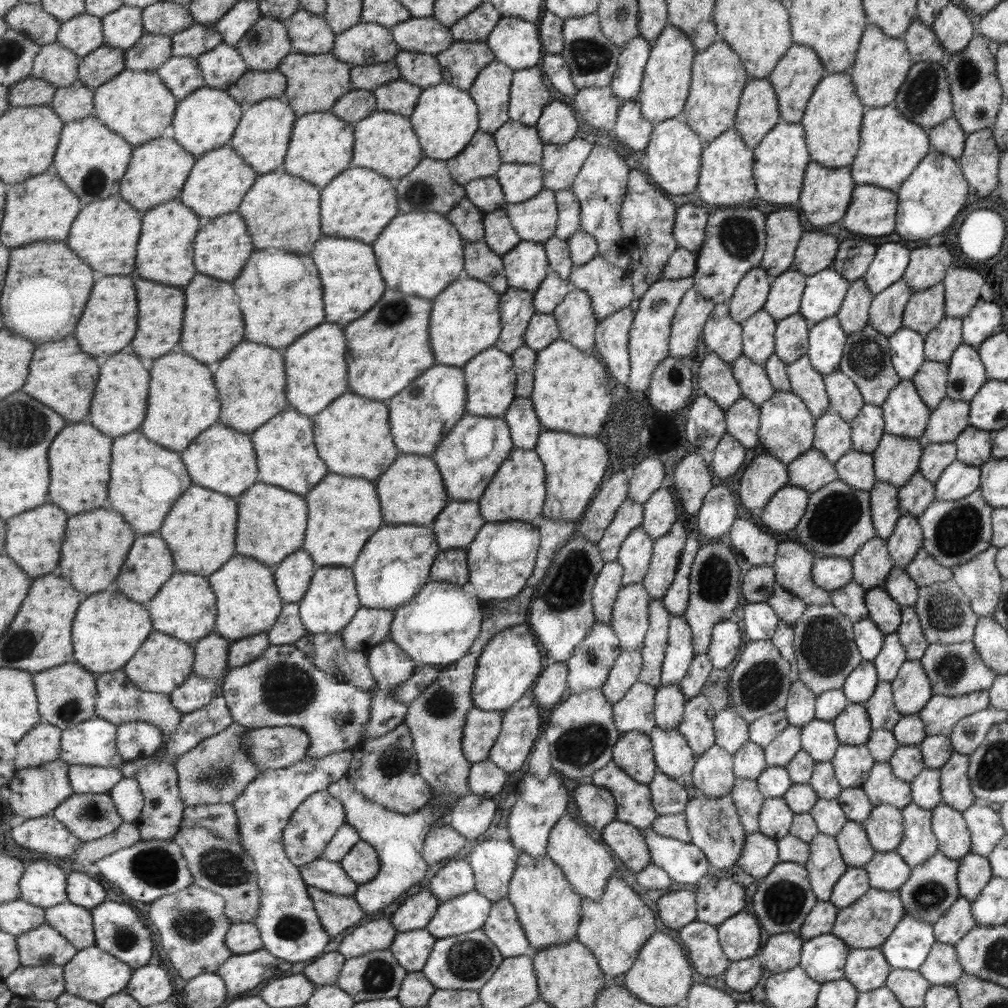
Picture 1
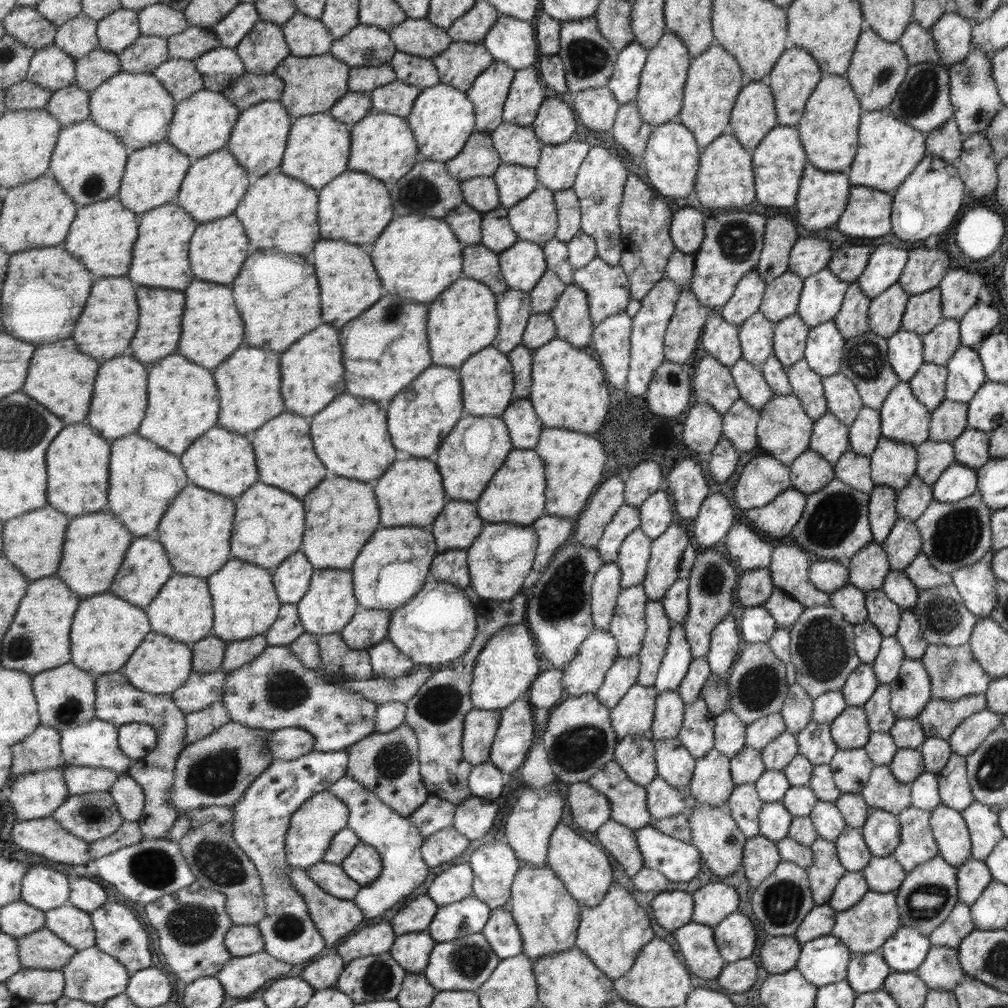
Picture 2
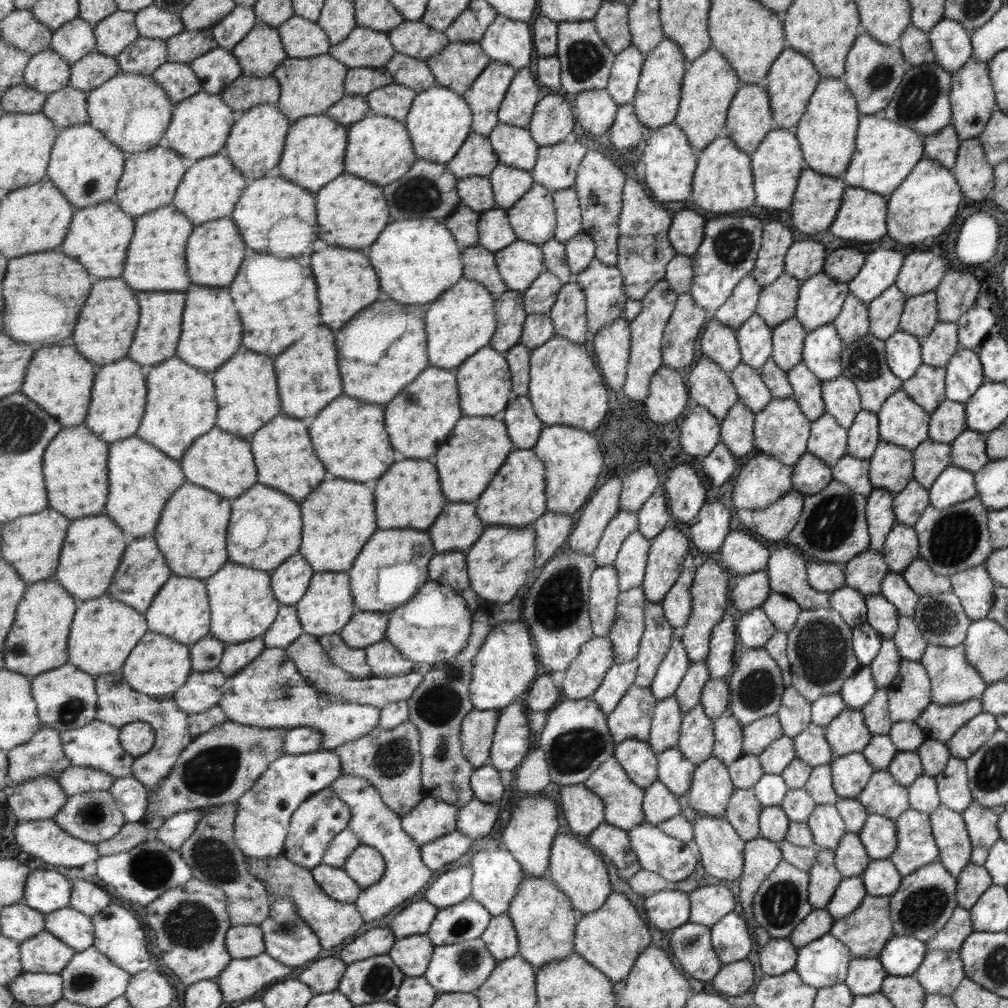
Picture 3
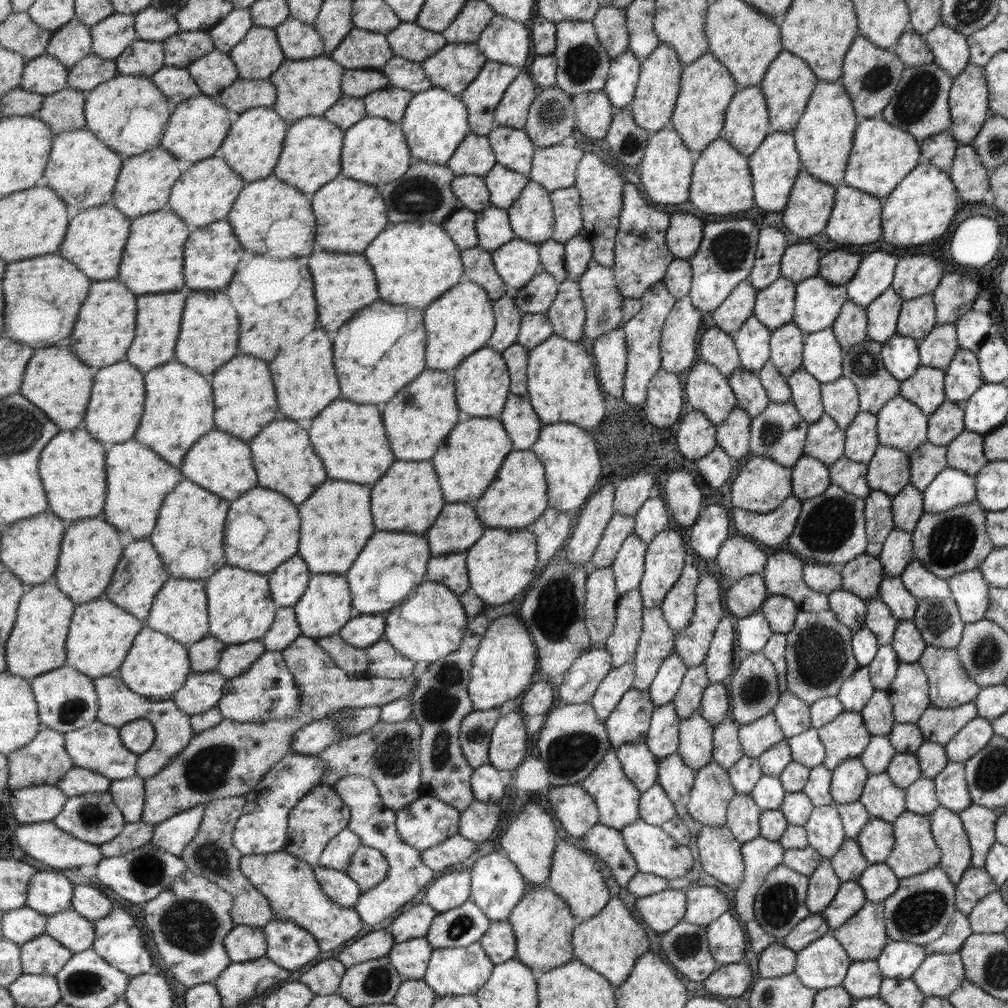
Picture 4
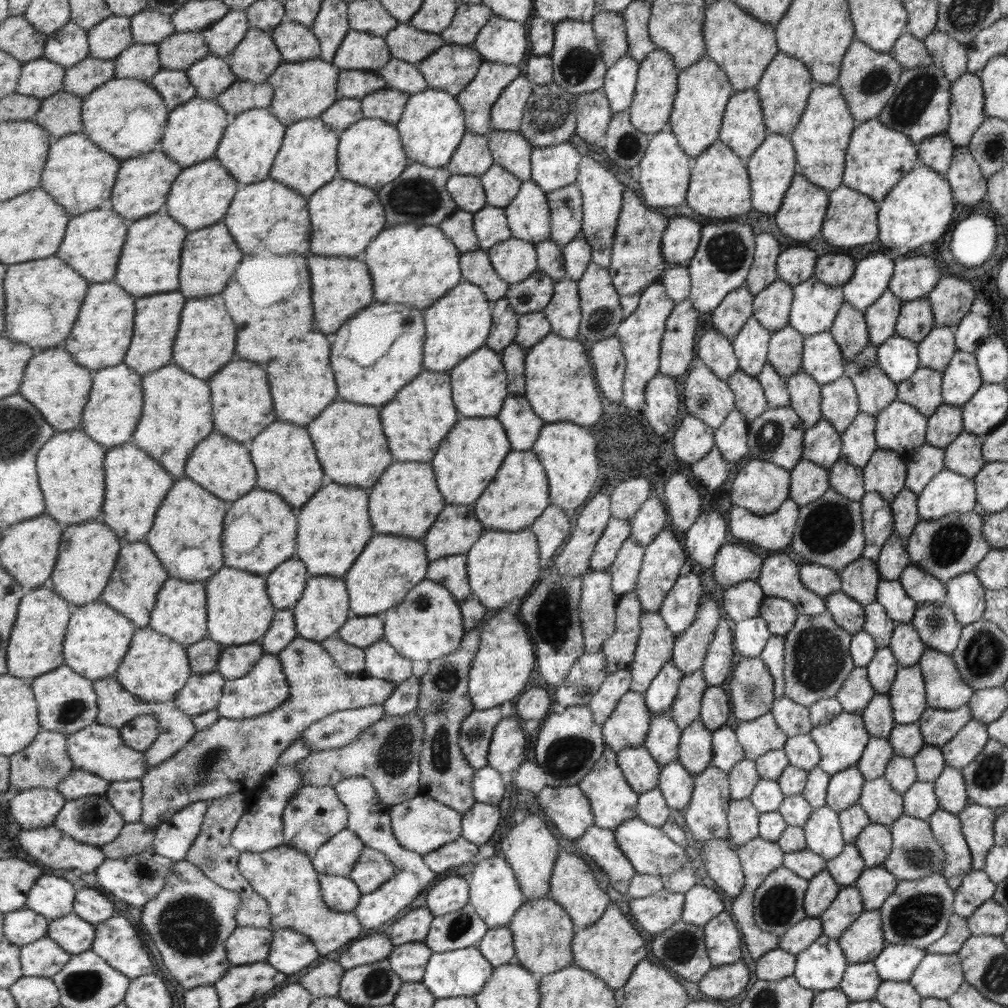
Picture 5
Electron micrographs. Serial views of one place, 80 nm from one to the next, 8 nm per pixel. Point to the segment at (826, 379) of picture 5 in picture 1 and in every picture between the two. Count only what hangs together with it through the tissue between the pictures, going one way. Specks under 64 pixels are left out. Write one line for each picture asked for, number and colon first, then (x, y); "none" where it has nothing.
1: (826, 338)
2: (823, 345)
3: (821, 349)
4: (821, 355)

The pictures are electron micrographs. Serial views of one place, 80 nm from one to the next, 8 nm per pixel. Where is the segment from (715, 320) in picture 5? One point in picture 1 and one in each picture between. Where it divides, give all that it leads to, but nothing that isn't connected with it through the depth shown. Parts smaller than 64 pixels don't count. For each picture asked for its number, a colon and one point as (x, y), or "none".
1: (752, 291)
2: (749, 293)
3: (742, 304)
4: (738, 307)

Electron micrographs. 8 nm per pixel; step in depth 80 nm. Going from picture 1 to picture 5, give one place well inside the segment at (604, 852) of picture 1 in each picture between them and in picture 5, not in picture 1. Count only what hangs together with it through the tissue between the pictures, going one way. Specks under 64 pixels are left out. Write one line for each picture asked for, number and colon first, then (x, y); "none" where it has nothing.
2: (585, 869)
3: (580, 872)
4: (576, 876)
5: (573, 885)

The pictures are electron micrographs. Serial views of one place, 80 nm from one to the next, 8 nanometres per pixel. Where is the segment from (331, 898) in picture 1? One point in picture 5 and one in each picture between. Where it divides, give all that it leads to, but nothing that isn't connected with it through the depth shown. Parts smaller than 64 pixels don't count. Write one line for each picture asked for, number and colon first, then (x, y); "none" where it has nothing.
2: (336, 918)
3: (334, 921)
4: (290, 884)
5: (286, 877)

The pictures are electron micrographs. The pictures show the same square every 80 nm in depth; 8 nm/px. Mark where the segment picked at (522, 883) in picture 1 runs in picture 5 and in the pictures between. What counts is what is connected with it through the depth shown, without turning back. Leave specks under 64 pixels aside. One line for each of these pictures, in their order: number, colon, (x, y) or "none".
2: (549, 917)
3: (546, 922)
4: (544, 924)
5: (543, 931)

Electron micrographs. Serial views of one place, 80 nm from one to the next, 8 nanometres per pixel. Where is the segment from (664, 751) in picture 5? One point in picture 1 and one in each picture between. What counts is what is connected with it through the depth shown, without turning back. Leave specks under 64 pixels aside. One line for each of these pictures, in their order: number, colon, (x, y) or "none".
1: (671, 701)
2: (670, 708)
3: (667, 721)
4: (664, 736)

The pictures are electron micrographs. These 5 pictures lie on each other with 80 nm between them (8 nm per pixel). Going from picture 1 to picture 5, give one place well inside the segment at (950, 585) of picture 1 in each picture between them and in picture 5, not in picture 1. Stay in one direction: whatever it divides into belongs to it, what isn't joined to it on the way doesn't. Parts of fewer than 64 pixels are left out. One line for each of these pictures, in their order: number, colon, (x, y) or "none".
2: (943, 620)
3: (940, 618)
4: (937, 619)
5: (937, 628)

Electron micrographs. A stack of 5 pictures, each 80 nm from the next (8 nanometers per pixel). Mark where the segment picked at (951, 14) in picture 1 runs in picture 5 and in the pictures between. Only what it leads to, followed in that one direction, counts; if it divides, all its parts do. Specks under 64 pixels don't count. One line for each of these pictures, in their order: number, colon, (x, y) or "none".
2: (951, 33)
3: (950, 43)
4: (949, 50)
5: (950, 56)

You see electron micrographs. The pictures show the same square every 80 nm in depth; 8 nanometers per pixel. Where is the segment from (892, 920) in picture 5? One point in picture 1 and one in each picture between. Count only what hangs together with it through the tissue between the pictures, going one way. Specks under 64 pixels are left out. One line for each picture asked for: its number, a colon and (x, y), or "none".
1: (931, 888)
2: (927, 894)
3: (924, 901)
4: (917, 912)

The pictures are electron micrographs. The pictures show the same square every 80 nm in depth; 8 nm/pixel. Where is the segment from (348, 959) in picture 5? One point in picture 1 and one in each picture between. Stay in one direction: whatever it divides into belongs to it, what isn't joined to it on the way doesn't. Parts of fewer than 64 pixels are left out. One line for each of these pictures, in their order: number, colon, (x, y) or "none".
1: (379, 933)
2: (377, 938)
3: (380, 940)
4: (379, 944)

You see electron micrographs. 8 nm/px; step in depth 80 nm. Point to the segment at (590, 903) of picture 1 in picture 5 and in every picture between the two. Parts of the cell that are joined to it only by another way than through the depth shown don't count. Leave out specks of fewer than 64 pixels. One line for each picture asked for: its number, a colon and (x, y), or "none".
2: (613, 934)
3: (612, 938)
4: (612, 943)
5: (611, 948)

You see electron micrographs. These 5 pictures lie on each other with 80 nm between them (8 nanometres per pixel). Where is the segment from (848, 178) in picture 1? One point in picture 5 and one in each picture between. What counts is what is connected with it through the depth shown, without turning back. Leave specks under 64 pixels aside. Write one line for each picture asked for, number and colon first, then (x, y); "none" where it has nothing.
2: (823, 195)
3: (816, 200)
4: (808, 208)
5: (801, 212)

